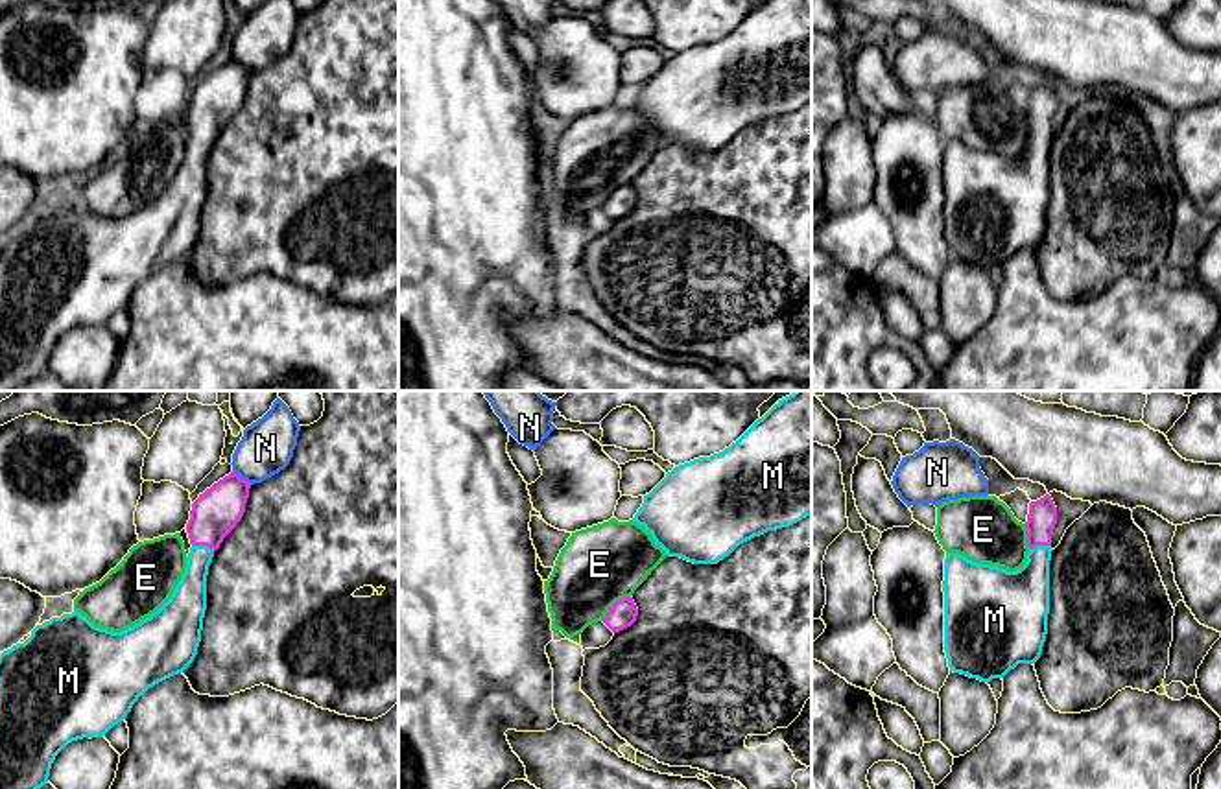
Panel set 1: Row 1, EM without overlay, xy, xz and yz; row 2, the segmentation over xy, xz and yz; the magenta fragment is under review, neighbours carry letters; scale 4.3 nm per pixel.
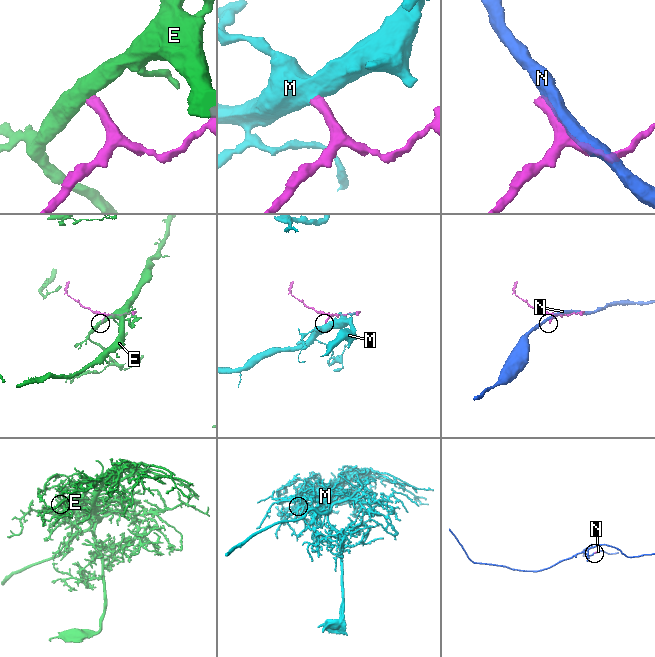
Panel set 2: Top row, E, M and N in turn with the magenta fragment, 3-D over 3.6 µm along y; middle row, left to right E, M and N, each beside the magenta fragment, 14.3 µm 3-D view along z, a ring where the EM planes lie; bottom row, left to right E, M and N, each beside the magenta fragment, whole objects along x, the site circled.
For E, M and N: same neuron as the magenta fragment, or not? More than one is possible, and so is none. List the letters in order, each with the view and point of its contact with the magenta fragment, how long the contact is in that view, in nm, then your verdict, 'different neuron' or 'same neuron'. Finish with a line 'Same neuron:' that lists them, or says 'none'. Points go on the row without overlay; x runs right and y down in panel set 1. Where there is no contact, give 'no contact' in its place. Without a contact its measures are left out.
E: xz (613, 192) | 170 nm | different neuron
M: xy (203, 131) | 110 nm | same neuron
N: xy (240, 65) | 110 nm | different neuron
Same neuron: M

